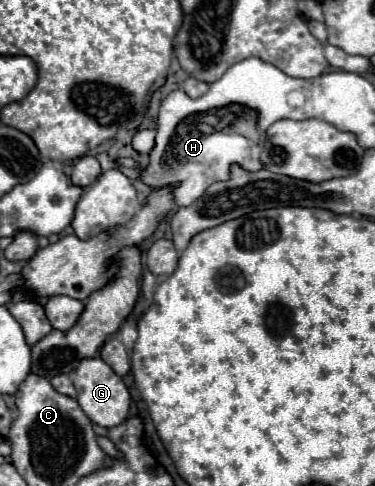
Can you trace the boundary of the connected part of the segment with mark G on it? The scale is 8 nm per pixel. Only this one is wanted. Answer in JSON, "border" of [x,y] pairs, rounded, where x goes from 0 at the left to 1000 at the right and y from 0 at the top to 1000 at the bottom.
{"border":[[[267,735],[219,739],[192,767],[192,784],[208,805],[208,829],[219,846],[245,862],[245,870],[293,883],[336,866],[341,842],[347,842],[347,809],[331,784]]]}

